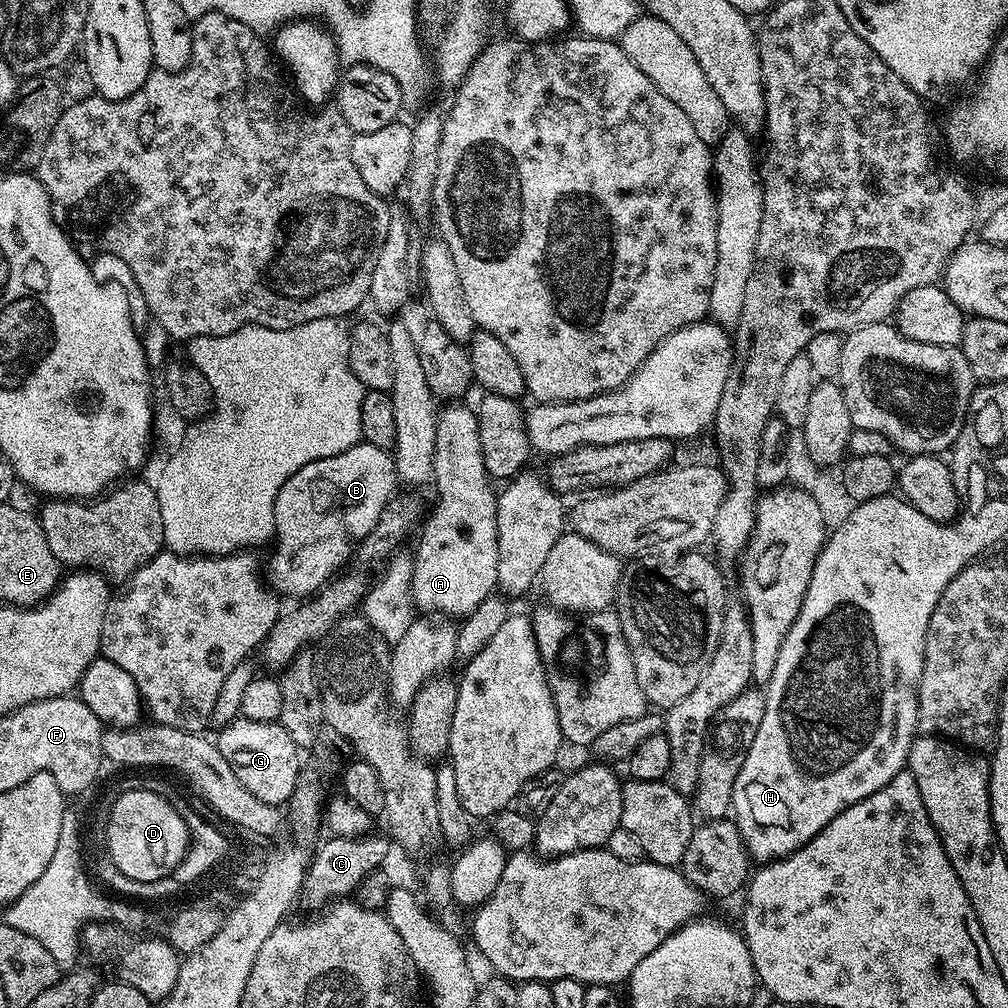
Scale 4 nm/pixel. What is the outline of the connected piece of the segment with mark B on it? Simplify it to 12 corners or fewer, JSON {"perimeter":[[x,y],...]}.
{"perimeter":[[363,442],[290,474],[267,583],[319,592],[397,488]]}

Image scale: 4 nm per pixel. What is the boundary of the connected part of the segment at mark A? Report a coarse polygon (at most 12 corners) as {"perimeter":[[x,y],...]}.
{"perimeter":[[436,418],[436,505],[412,603],[469,616],[498,578],[497,493],[480,423]]}

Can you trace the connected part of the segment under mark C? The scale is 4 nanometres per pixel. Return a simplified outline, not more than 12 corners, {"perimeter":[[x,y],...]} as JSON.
{"perimeter":[[341,836],[311,857],[302,900],[320,910],[383,865],[389,837]]}

